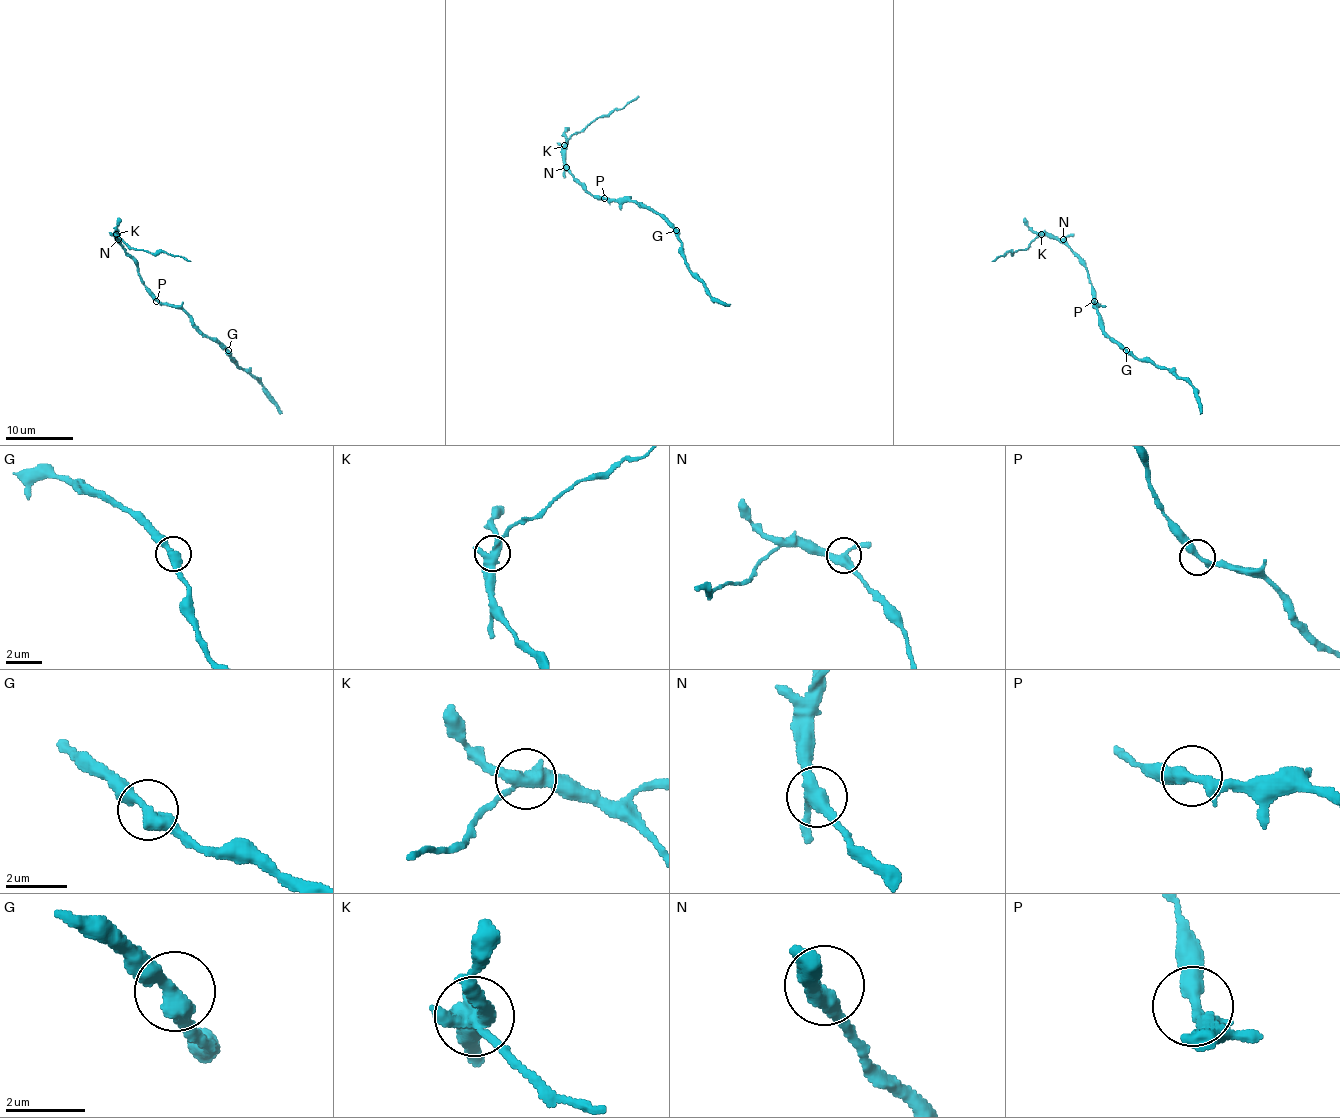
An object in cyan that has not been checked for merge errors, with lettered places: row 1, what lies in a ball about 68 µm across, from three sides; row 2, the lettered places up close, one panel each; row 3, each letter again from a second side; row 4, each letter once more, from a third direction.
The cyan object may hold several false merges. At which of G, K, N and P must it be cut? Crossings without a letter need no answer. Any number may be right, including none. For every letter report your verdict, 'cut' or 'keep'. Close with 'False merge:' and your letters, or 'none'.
G: keep
K: cut
N: keep
P: keep
False merge: K

